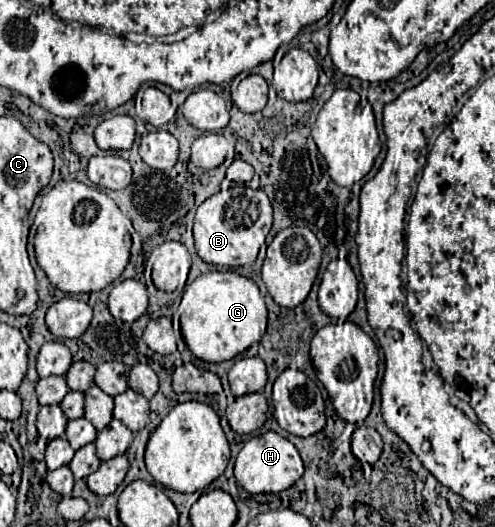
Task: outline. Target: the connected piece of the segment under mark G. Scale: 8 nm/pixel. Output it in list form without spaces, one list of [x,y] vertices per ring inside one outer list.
[[[206,272],[202,276],[198,276],[182,294],[182,302],[178,306],[178,314],[180,314],[180,326],[182,326],[182,338],[186,342],[186,346],[190,348],[190,352],[204,360],[204,362],[224,362],[224,360],[232,360],[238,354],[246,352],[254,342],[260,342],[262,334],[266,332],[268,312],[264,298],[260,296],[258,286],[254,284],[254,280],[244,278],[236,272]]]

